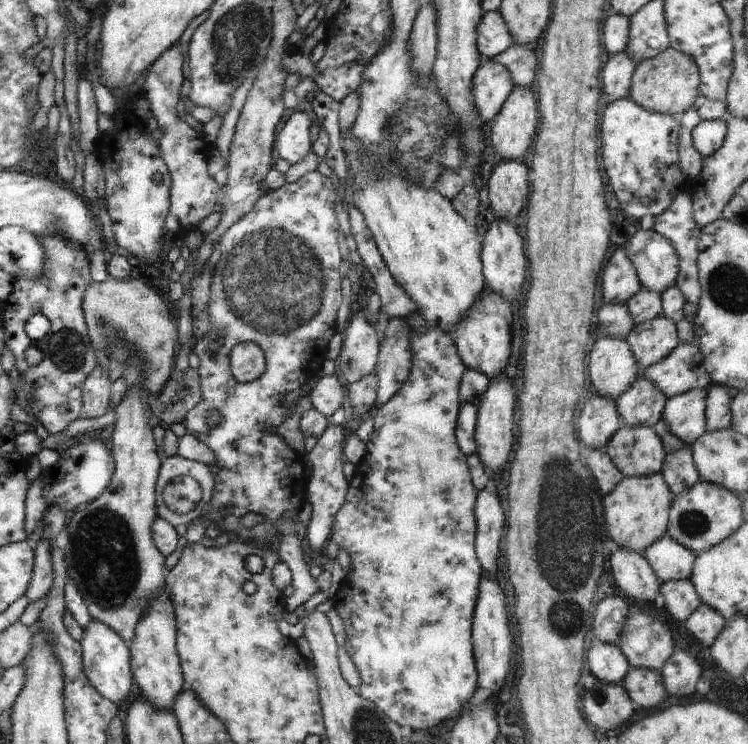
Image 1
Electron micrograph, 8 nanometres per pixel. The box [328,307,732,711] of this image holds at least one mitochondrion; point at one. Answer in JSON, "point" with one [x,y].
{"point":[560,499]}

